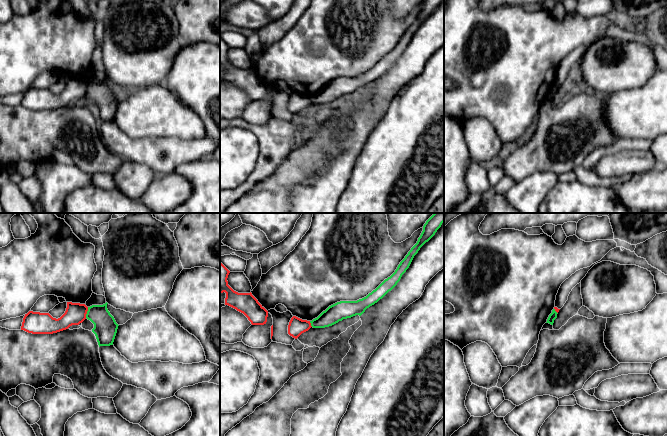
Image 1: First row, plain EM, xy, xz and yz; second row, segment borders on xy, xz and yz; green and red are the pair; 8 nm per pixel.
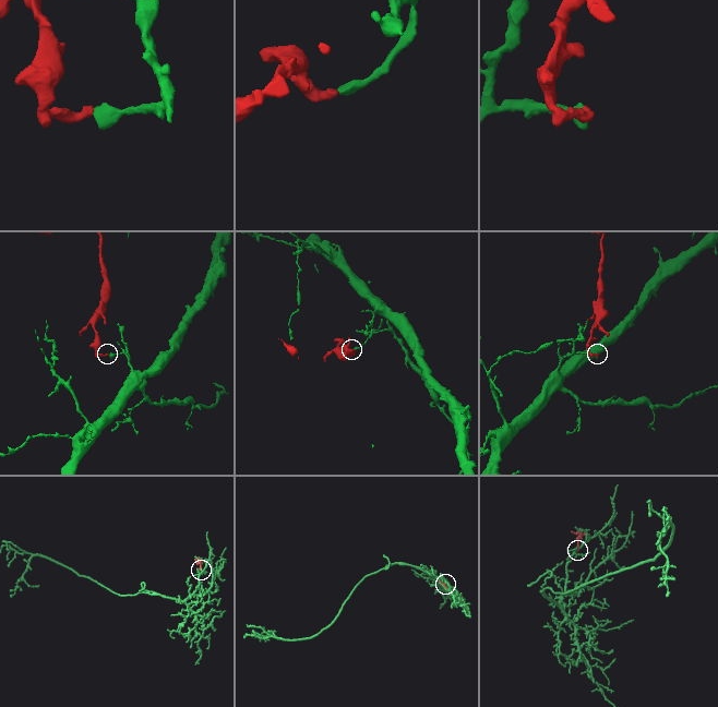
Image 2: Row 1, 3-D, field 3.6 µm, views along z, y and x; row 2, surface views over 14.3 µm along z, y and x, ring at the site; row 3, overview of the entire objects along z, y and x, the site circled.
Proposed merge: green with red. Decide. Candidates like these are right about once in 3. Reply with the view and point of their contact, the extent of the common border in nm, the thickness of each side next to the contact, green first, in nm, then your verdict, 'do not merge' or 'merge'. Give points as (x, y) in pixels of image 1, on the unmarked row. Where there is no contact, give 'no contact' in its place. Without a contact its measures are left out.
xy (87, 88) | 90 nm | 190/170 nm | do not merge

